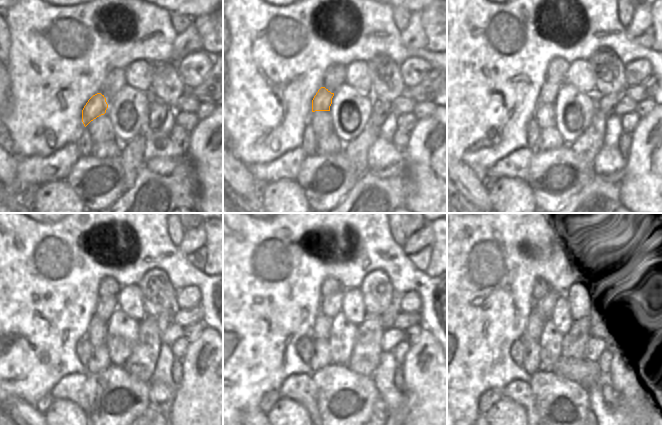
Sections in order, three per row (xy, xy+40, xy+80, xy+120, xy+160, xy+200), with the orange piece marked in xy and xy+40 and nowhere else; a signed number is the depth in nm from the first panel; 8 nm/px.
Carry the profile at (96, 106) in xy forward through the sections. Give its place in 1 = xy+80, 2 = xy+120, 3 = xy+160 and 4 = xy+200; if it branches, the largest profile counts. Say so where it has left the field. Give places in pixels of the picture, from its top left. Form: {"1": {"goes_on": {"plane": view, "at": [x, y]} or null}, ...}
{"1": {"goes_on": {"plane": "xy+80", "at": [549, 90]}}, "2": {"goes_on": {"plane": "xy+120", "at": [106, 306]}}, "3": {"goes_on": {"plane": "xy+160", "at": [331, 305]}}, "4": {"goes_on": {"plane": "xy+200", "at": [562, 293]}}}

